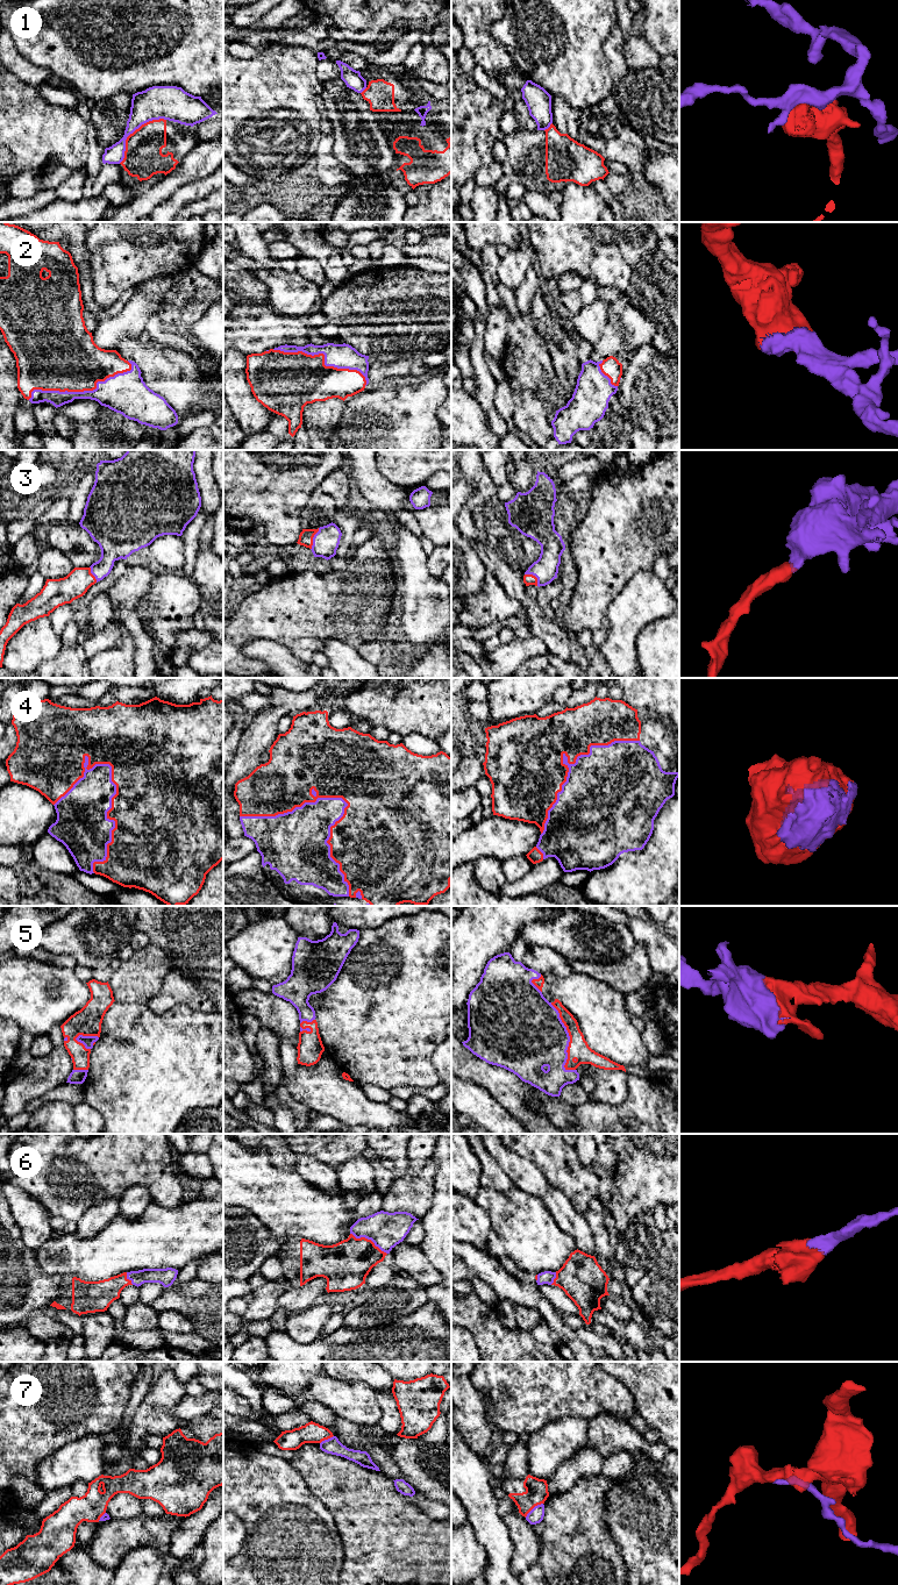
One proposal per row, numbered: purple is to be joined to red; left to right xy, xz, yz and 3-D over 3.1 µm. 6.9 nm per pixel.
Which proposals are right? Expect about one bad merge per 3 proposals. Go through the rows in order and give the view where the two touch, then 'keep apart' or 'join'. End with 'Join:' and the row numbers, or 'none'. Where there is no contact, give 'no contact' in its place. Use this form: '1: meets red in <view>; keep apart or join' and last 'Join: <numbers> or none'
1: meets red in xy; keep apart
2: meets red in xy; join
3: meets red in xz; join
4: meets red in xz; join
5: meets red in yz; join
6: meets red in xz; join
7: meets red in yz; keep apart
Join: 2, 3, 4, 5, 6

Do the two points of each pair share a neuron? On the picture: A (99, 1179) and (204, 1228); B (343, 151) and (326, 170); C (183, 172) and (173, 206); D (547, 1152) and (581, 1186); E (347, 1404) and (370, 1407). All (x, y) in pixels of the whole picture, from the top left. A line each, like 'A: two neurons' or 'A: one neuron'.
A: two neurons
B: two neurons
C: two neurons
D: one neuron
E: one neuron

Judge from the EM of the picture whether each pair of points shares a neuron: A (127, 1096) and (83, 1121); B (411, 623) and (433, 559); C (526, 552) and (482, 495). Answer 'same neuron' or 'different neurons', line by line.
A: different neurons
B: different neurons
C: same neuron

